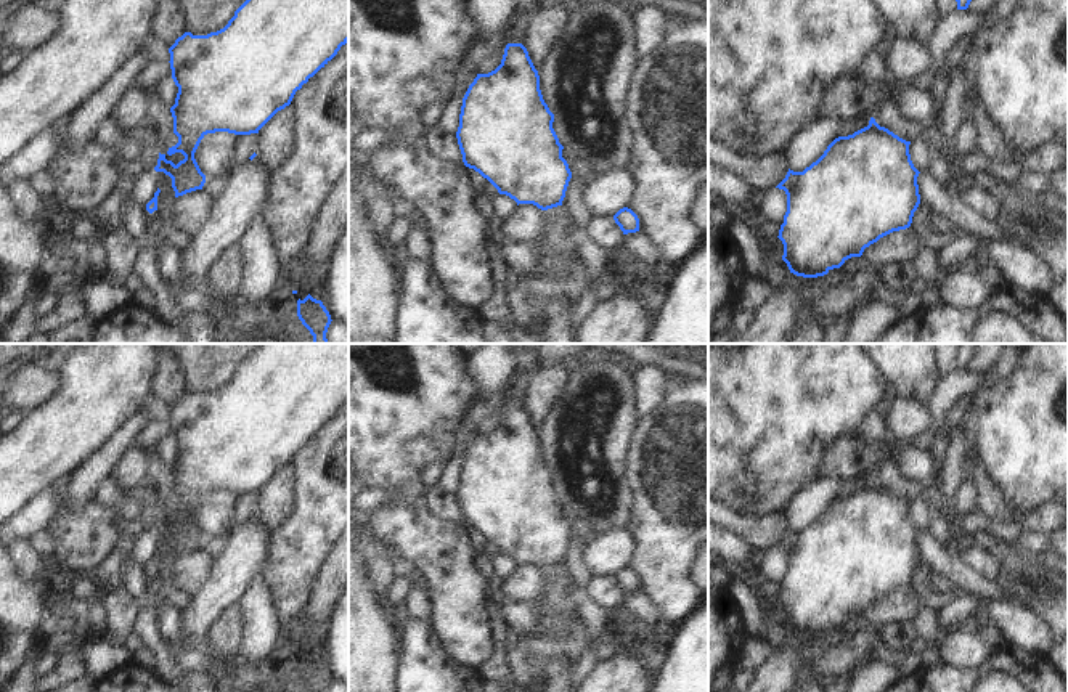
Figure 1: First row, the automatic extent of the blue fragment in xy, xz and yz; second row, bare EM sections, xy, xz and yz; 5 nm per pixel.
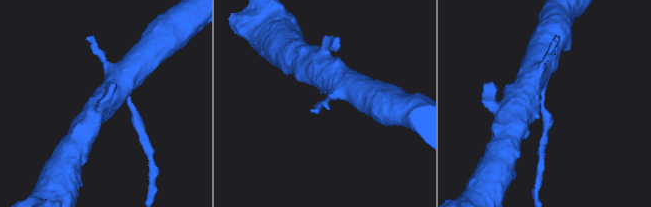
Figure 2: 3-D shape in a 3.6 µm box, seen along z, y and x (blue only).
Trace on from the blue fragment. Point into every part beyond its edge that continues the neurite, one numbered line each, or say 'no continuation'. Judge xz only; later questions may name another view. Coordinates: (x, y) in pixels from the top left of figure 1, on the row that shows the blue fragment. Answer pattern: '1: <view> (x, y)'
no continuation

